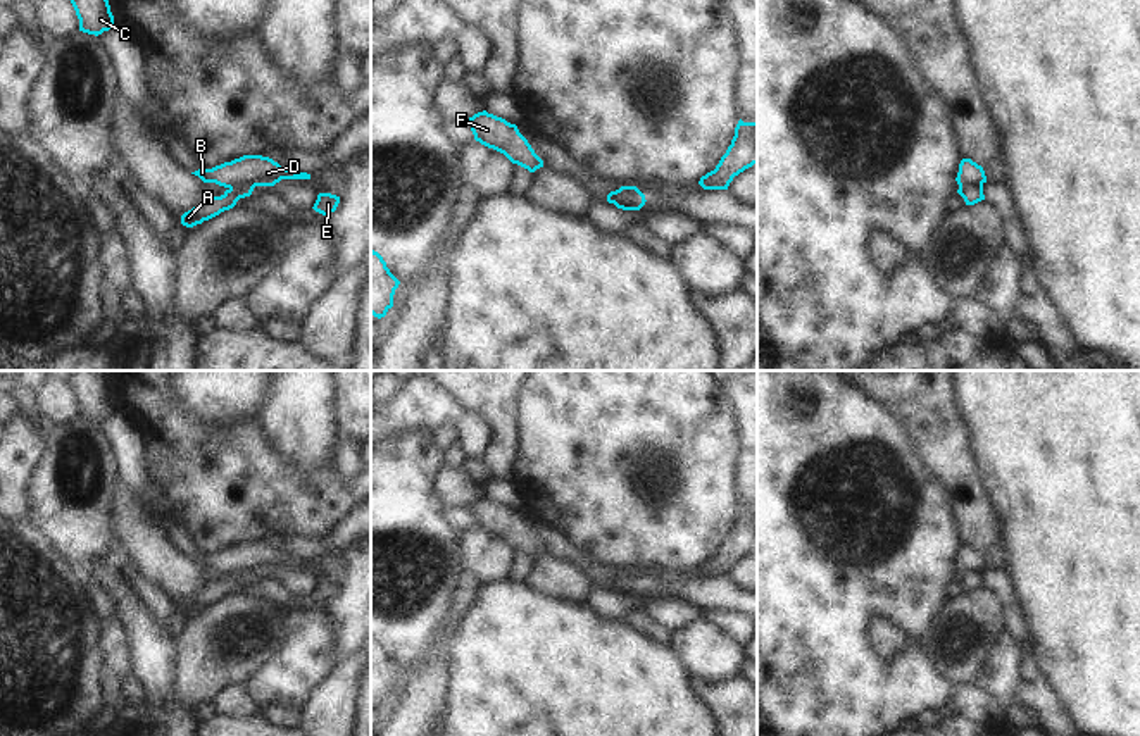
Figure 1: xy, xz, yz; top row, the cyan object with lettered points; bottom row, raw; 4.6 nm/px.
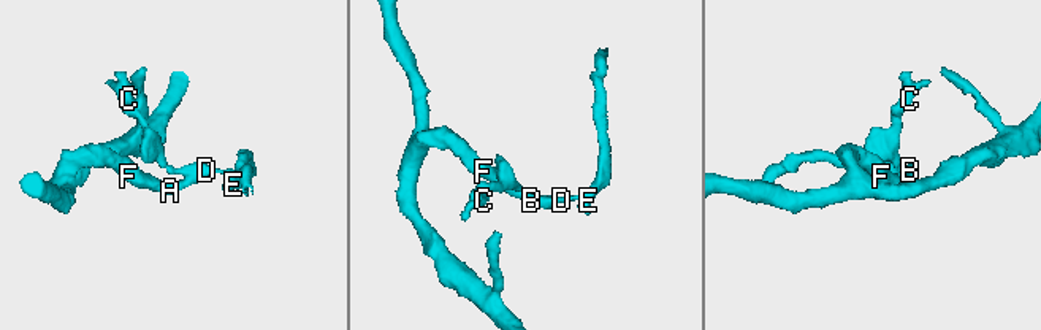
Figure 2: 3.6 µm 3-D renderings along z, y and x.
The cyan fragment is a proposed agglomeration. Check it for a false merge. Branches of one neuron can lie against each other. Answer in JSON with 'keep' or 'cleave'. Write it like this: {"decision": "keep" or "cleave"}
{"decision": "cleave"}

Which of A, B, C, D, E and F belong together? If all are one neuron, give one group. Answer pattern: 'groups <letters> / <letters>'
groups A F / B C D E

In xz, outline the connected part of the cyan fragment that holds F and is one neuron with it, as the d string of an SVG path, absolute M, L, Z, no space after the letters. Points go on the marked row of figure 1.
M486 110L474 114L467 122L476 141L504 153L512 164L517 164L529 172L543 167L543 160L535 153L516 124L488 114Z

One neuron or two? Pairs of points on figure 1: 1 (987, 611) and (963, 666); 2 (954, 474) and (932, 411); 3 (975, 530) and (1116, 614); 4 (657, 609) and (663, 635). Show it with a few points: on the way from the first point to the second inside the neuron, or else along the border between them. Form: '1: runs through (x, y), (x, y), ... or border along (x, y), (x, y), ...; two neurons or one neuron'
1: runs through (973, 624), (963, 635), (963, 652); one neuron
2: runs through (952, 459), (937, 426); one neuron
3: border along (994, 507), (1001, 523), (1008, 571); two neurons
4: border along (637, 604), (649, 617), (671, 631); two neurons

